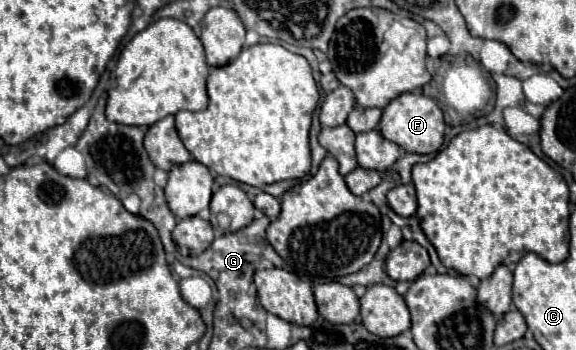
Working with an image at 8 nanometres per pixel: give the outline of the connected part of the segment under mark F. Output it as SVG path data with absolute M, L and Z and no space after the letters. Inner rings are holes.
M404 92L382 110L380 132L384 138L398 144L406 152L432 154L438 152L444 142L444 116L434 98L428 98L422 92Z

